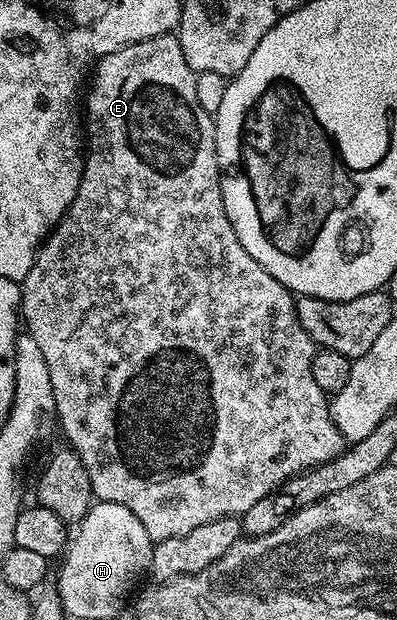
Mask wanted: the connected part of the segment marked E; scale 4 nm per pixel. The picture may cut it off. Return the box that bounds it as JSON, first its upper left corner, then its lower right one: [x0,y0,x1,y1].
[21,34,347,540]

